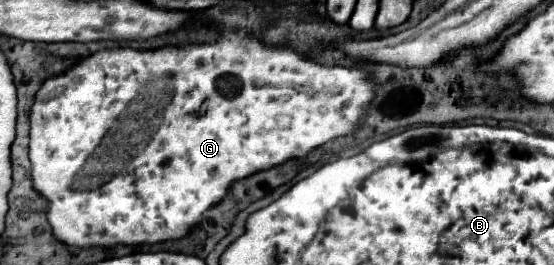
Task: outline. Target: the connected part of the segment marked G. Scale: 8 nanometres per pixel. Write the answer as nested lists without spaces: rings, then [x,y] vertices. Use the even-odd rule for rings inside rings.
[[[223,32],[219,42],[215,42],[215,44],[201,44],[201,46],[189,44],[189,46],[185,46],[185,48],[161,48],[161,50],[153,50],[153,52],[151,52],[151,50],[149,50],[149,52],[135,52],[135,50],[131,50],[131,48],[103,50],[103,52],[97,52],[97,54],[85,58],[83,62],[79,62],[77,66],[73,66],[67,74],[57,76],[57,78],[49,78],[49,80],[41,86],[41,90],[37,92],[35,104],[33,104],[33,108],[31,108],[31,142],[29,142],[29,158],[31,158],[31,164],[33,164],[33,172],[31,172],[31,176],[33,176],[33,186],[35,186],[37,192],[41,192],[41,194],[51,202],[51,208],[49,208],[49,212],[47,212],[47,218],[49,218],[49,222],[51,222],[51,226],[53,226],[53,234],[57,236],[57,240],[61,240],[61,242],[65,242],[65,244],[85,248],[85,246],[145,244],[145,242],[147,242],[147,244],[155,244],[155,242],[163,242],[163,240],[181,238],[183,234],[187,234],[187,230],[189,230],[193,224],[197,224],[197,222],[201,220],[201,214],[203,214],[207,208],[211,208],[213,204],[217,204],[217,202],[225,196],[225,192],[227,192],[227,188],[229,188],[229,184],[231,184],[233,180],[245,178],[245,176],[249,176],[249,174],[253,174],[253,172],[259,172],[259,170],[267,170],[267,168],[271,168],[271,166],[277,166],[277,164],[289,160],[289,158],[301,158],[301,156],[305,156],[309,150],[313,150],[315,146],[321,146],[321,144],[325,144],[325,142],[329,142],[329,140],[333,140],[333,138],[337,138],[337,136],[349,134],[349,132],[353,130],[355,122],[365,114],[365,106],[369,106],[369,102],[373,100],[373,92],[375,92],[375,84],[371,82],[371,78],[367,78],[367,76],[365,76],[363,72],[359,72],[359,70],[351,70],[351,68],[347,68],[347,70],[343,70],[343,68],[323,68],[323,66],[319,66],[319,64],[315,64],[315,62],[311,62],[311,60],[303,60],[299,54],[295,54],[295,52],[291,52],[291,50],[265,48],[263,44],[259,44],[257,40],[253,40],[251,36],[247,36],[247,34],[235,34],[235,32]],[[279,112],[289,114],[291,124],[289,124],[287,128],[279,128]]]

